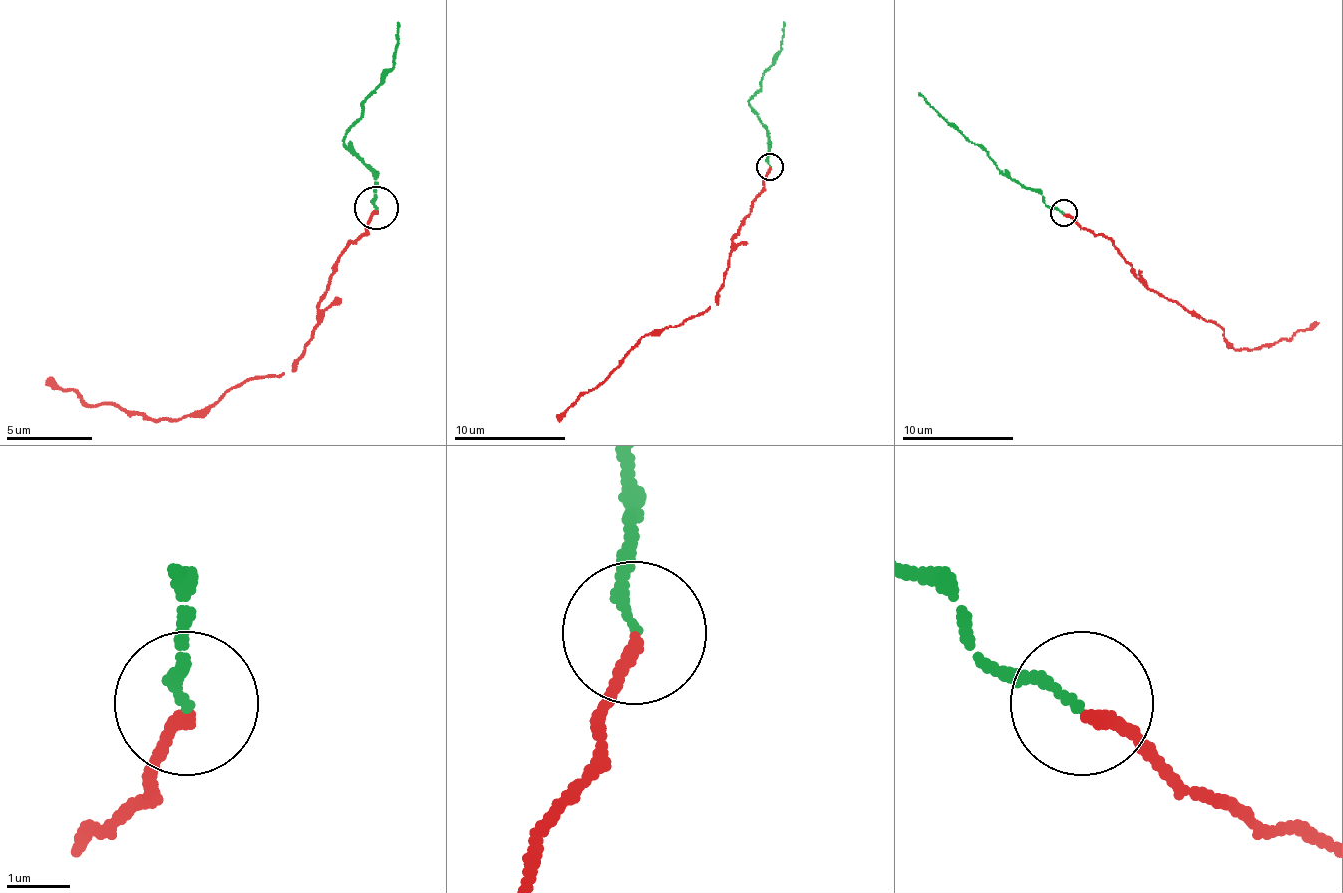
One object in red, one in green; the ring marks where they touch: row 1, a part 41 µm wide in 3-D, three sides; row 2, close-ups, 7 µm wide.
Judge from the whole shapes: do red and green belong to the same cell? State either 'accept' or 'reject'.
reject

